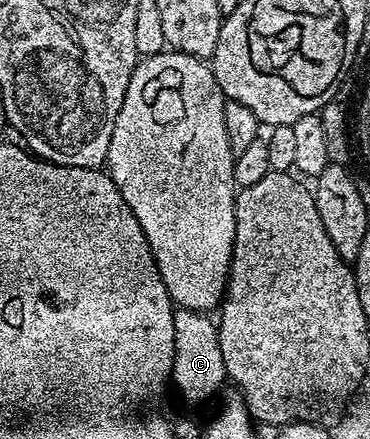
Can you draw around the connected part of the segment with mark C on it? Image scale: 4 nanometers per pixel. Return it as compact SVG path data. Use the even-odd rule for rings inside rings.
M186 307L174 310L175 357L173 358L172 386L182 395L184 402L205 403L224 383L227 383L223 365L223 349L219 349L217 324L204 311L192 311Z

